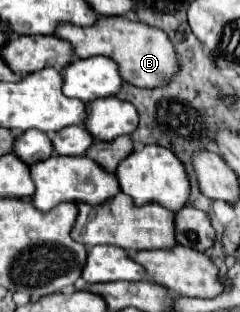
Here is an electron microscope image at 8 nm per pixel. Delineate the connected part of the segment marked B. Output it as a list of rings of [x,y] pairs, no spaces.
[[[100,16],[88,28],[80,28],[74,24],[58,24],[56,36],[68,40],[78,58],[90,58],[98,54],[112,58],[118,64],[122,80],[138,88],[162,86],[178,70],[176,52],[166,32],[160,28],[152,28],[144,22],[132,22],[122,16]]]

